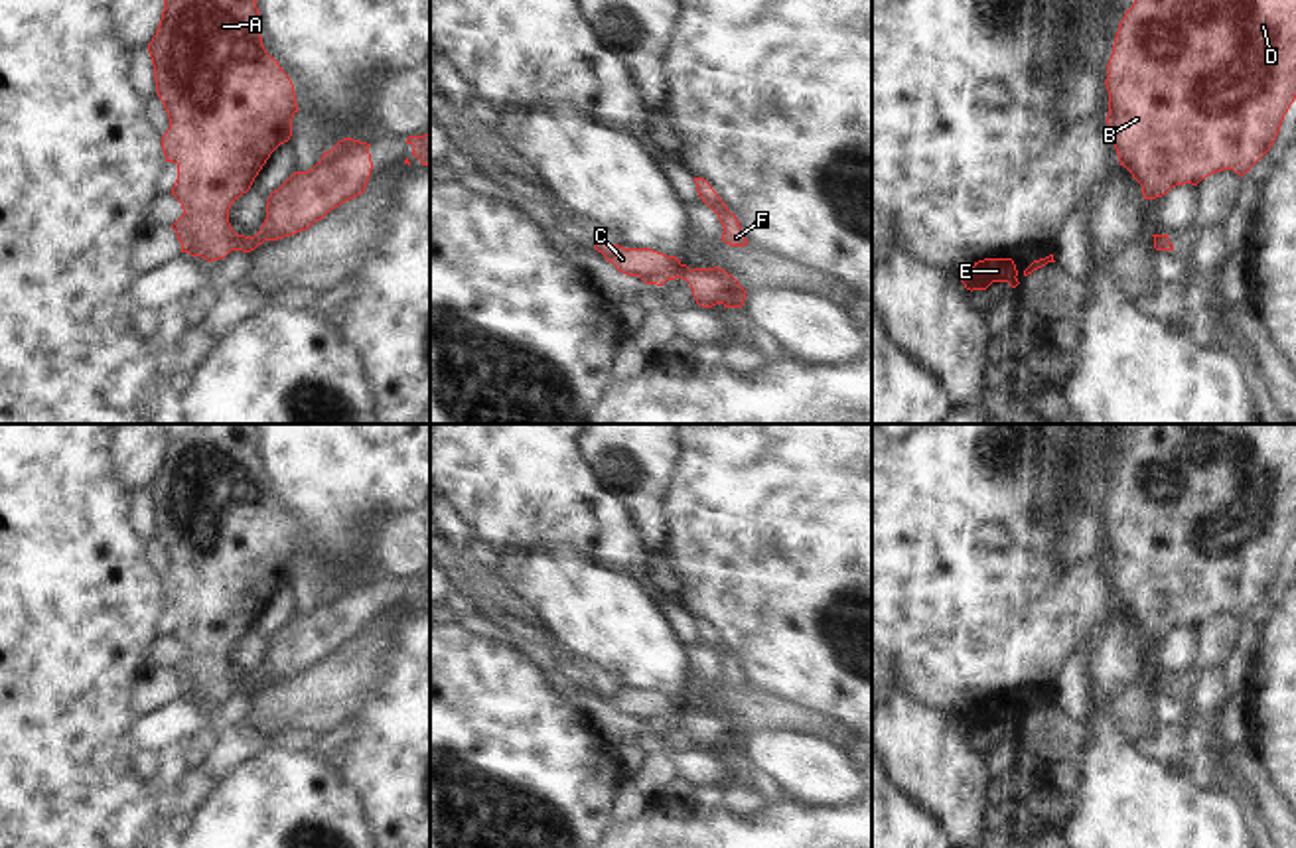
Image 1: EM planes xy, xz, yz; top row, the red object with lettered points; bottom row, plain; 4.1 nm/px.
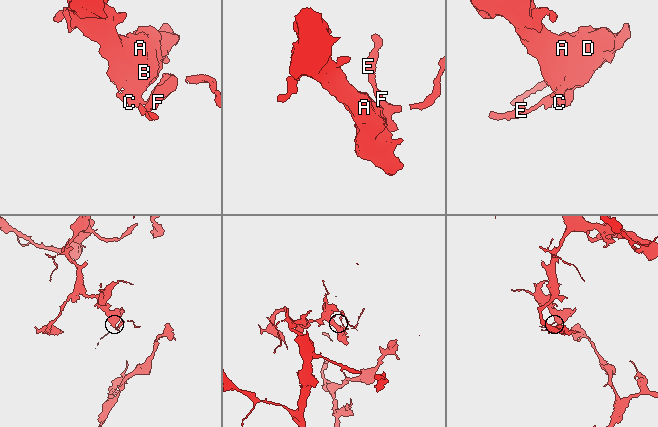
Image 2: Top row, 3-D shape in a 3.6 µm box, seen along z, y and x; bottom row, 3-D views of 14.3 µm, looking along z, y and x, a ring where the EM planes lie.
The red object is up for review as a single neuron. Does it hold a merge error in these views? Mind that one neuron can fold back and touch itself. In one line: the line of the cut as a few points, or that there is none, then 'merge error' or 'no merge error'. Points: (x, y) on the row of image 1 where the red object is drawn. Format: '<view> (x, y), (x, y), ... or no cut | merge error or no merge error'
xy (237, 235), (233, 249) | merge error

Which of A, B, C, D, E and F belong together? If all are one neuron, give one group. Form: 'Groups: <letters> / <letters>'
Groups: A B C D / E F

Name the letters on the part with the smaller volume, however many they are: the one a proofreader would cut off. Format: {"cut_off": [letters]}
{"cut_off": ["E", "F"]}

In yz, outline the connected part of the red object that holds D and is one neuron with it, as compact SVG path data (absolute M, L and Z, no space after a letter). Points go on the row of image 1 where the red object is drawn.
M1134 0L1107 71L1107 124L1118 162L1142 185L1144 199L1223 170L1243 177L1270 150L1296 99L1296 0Z

